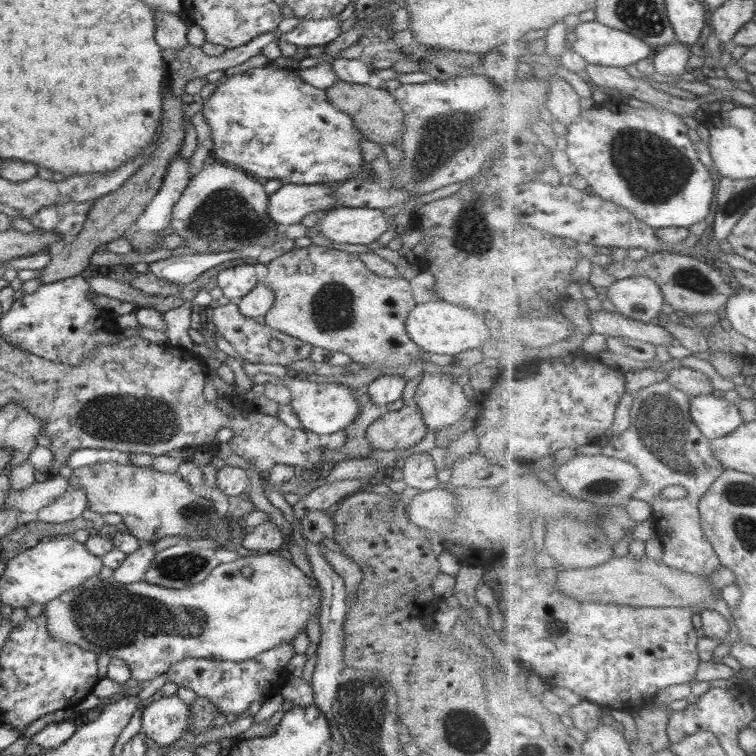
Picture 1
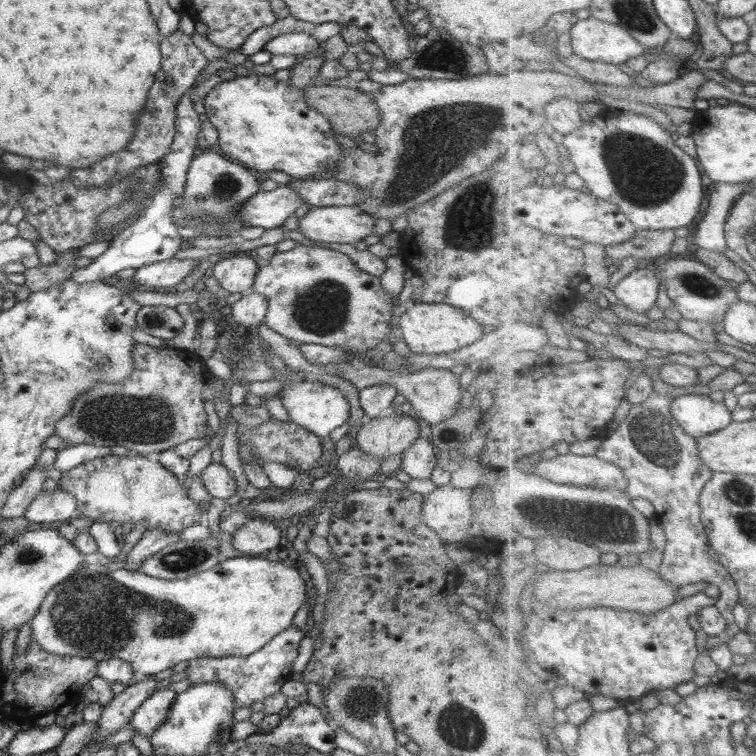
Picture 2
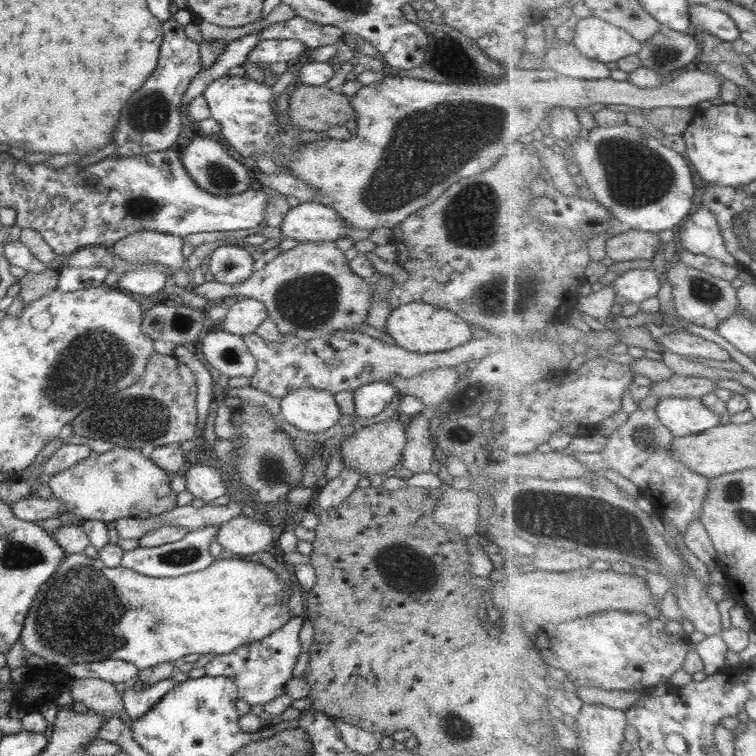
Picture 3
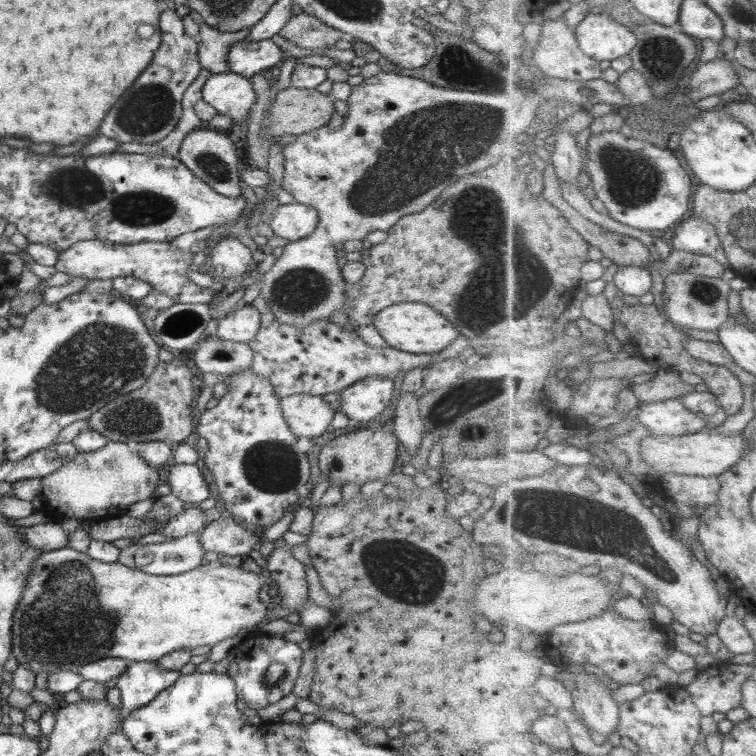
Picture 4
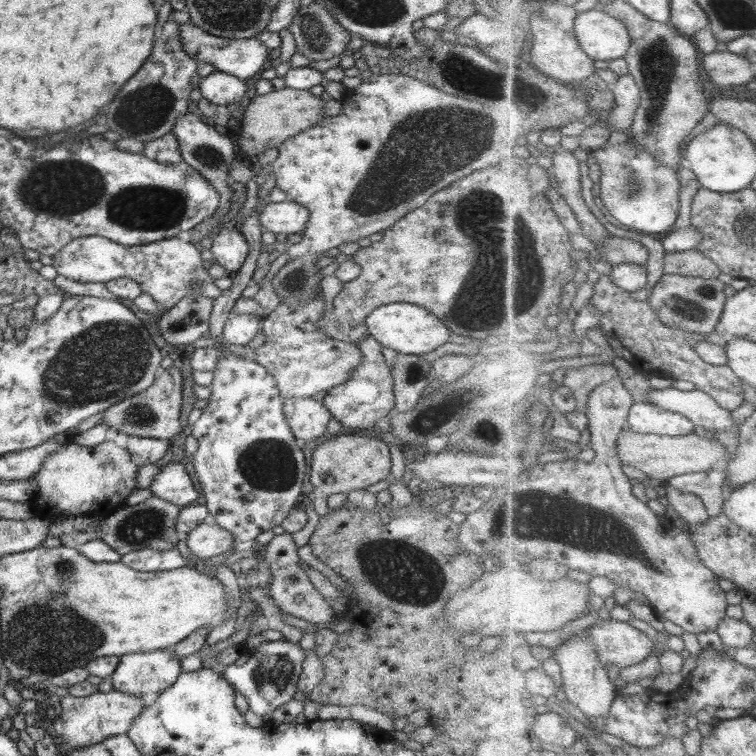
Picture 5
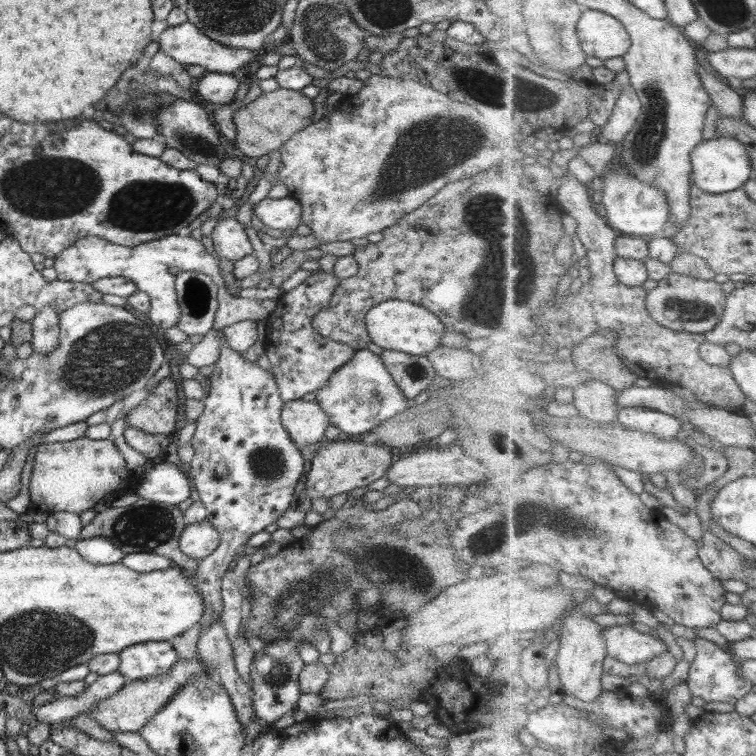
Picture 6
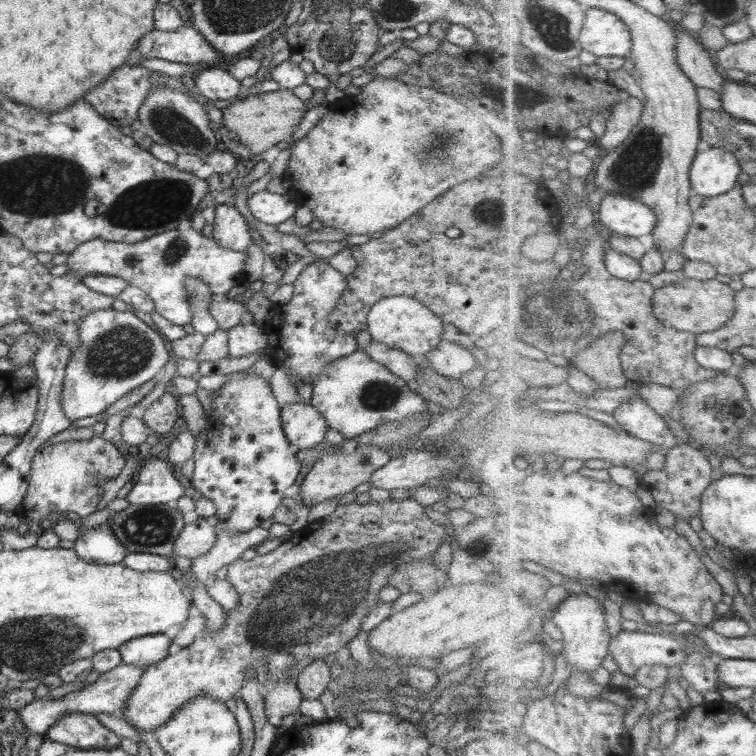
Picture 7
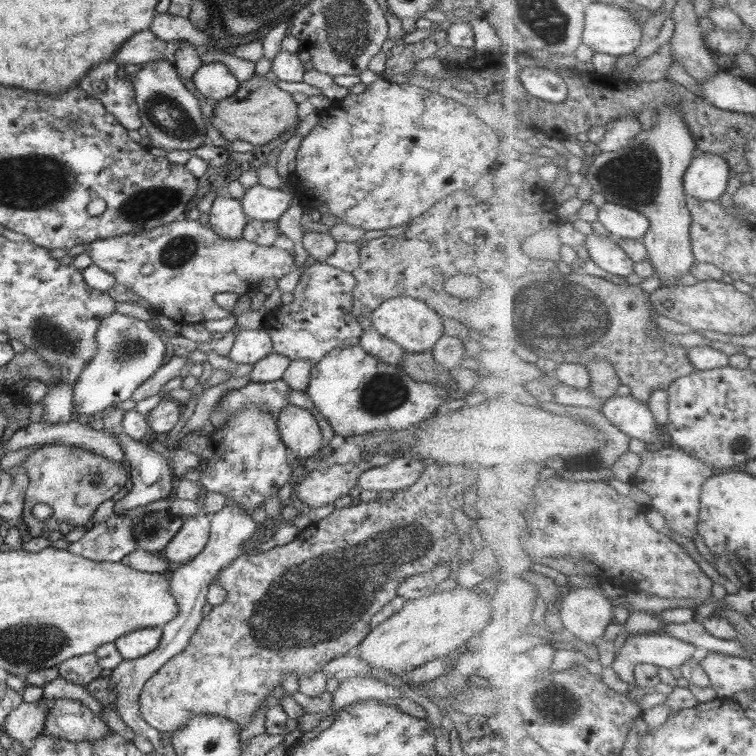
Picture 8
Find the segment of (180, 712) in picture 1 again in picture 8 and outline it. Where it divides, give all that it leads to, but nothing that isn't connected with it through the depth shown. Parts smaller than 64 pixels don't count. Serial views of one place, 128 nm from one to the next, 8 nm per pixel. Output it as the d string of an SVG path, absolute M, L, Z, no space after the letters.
M156 626L156 628L140 628L134 632L128 632L113 643L123 660L136 660L158 648L161 638L162 627Z

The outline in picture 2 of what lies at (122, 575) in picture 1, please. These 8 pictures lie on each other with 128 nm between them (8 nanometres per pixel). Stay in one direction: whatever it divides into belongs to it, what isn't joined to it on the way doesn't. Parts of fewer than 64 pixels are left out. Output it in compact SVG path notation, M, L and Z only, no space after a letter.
M147 530L138 541L138 543L128 552L124 558L126 570L138 572L142 562L154 556L162 548L170 546L180 540L178 532L166 532L166 530Z

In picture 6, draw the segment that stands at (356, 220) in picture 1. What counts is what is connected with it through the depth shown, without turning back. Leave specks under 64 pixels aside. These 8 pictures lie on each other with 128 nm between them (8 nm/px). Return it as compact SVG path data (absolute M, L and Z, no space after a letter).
M294 197L264 198L254 208L256 216L266 228L294 230L301 224L302 207Z

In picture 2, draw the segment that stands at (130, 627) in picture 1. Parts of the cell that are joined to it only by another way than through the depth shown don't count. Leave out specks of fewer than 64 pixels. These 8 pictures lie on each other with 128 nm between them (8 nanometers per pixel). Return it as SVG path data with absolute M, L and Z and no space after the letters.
M85 555L84 564L78 568L78 572L74 572L70 578L62 580L55 588L50 590L46 599L42 600L38 612L31 620L31 634L38 646L44 650L60 655L60 656L79 656L92 659L109 659L119 658L128 661L138 677L146 677L158 674L162 670L168 670L176 666L179 662L186 662L195 658L224 658L228 656L250 656L262 646L266 646L274 636L278 636L280 632L284 632L286 628L292 626L294 615L306 603L306 582L300 575L300 572L293 567L291 561L271 561L266 558L256 558L255 556L234 557L226 559L214 565L206 572L198 572L196 576L190 576L186 580L162 580L160 578L152 578L147 574L132 572L126 568L109 571L106 566L101 565L97 555Z

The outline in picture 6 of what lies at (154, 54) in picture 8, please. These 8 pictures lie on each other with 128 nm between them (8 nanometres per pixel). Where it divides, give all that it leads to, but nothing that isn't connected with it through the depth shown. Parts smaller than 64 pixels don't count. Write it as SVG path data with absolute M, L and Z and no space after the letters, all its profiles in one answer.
M188 21L177 26L170 26L166 28L158 36L156 43L160 45L160 49L162 49L168 57L172 57L172 59L182 64L196 65L198 68L206 69L210 72L221 72L233 75L236 70L246 68L248 64L256 62L259 58L258 49L248 50L244 48L226 46L212 40L199 28L196 28L194 24Z

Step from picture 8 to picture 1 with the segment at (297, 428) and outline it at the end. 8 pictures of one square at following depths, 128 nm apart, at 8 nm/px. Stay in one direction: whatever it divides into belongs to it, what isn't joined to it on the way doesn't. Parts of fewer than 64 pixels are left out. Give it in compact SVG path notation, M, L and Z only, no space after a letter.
M270 376L268 383L282 384L288 386L292 392L292 400L290 406L298 415L302 428L306 431L321 434L334 434L338 430L344 430L357 417L358 410L360 410L357 396L353 393L352 388L347 385L338 383L332 384L316 384L316 382L307 381L304 378L286 377L279 378L277 376Z

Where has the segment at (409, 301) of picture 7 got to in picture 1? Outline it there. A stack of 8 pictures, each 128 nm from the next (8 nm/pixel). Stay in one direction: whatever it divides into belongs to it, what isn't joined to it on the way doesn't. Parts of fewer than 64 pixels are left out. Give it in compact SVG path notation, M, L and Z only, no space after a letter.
M443 301L417 304L408 314L406 333L424 352L455 357L461 352L481 348L490 338L490 328L486 320L478 318L472 310Z

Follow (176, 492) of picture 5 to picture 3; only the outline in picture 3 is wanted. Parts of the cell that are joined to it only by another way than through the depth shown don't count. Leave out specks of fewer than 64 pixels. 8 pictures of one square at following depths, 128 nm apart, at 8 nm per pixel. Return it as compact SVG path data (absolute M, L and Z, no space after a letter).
M189 463L182 471L186 478L186 491L185 495L192 494L195 503L211 504L214 498L220 498L228 492L228 485L224 482L224 478L216 467L201 465L200 463Z

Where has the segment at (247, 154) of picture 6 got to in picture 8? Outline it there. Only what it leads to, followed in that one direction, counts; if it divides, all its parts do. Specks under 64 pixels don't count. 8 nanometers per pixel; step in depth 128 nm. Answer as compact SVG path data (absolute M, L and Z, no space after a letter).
M254 74L250 80L239 82L240 88L232 97L215 102L213 116L205 118L224 136L226 140L245 140L253 146L268 144L270 140L286 137L299 122L298 104L292 95L267 80L265 76Z

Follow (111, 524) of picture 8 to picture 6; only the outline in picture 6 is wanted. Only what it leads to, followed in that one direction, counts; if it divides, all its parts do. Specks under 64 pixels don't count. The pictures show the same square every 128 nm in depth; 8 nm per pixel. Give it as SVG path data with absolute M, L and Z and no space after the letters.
M92 536L78 540L74 549L82 555L84 560L95 565L120 563L125 555L104 536Z

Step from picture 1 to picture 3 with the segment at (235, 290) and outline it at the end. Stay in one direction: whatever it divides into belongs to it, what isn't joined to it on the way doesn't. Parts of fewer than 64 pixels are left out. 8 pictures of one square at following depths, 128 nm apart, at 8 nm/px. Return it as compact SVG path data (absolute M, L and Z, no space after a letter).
M224 244L216 247L210 255L207 273L216 282L222 284L238 284L252 276L254 268L253 256L240 245Z

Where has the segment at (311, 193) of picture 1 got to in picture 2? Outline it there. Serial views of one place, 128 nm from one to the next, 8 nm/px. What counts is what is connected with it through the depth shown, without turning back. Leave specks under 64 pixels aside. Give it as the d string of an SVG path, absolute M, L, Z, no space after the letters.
M279 185L271 191L258 190L232 214L238 215L238 219L250 227L277 229L304 203L302 195L296 195L290 185Z

